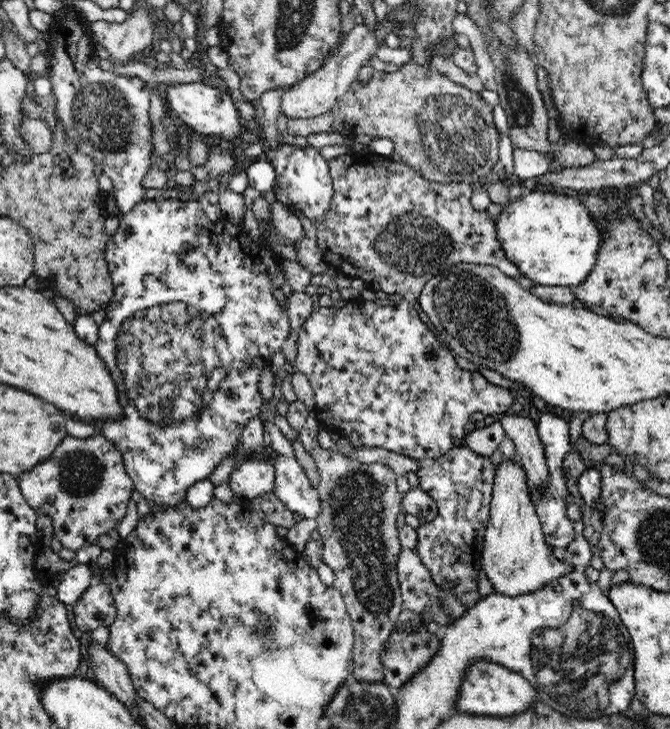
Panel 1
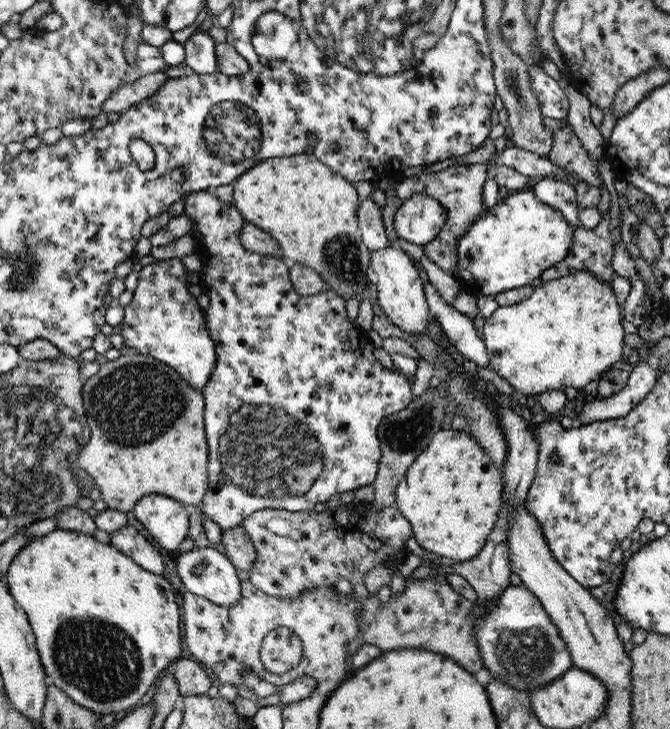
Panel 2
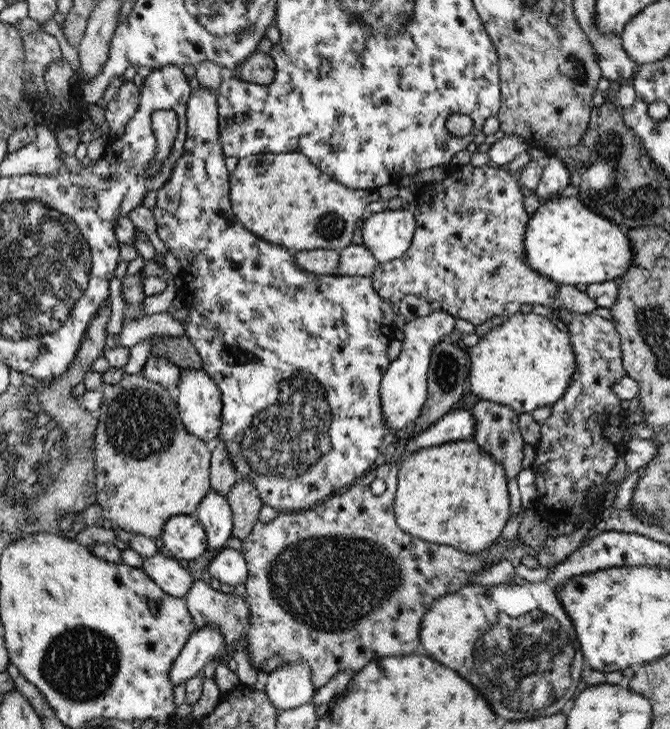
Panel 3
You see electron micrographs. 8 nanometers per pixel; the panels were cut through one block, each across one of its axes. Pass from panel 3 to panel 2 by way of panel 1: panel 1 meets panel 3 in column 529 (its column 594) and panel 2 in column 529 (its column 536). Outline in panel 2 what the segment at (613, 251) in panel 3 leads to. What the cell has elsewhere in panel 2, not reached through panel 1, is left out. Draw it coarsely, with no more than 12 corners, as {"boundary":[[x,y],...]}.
{"boundary":[[511,192],[457,242],[461,292],[530,285],[573,226]]}

